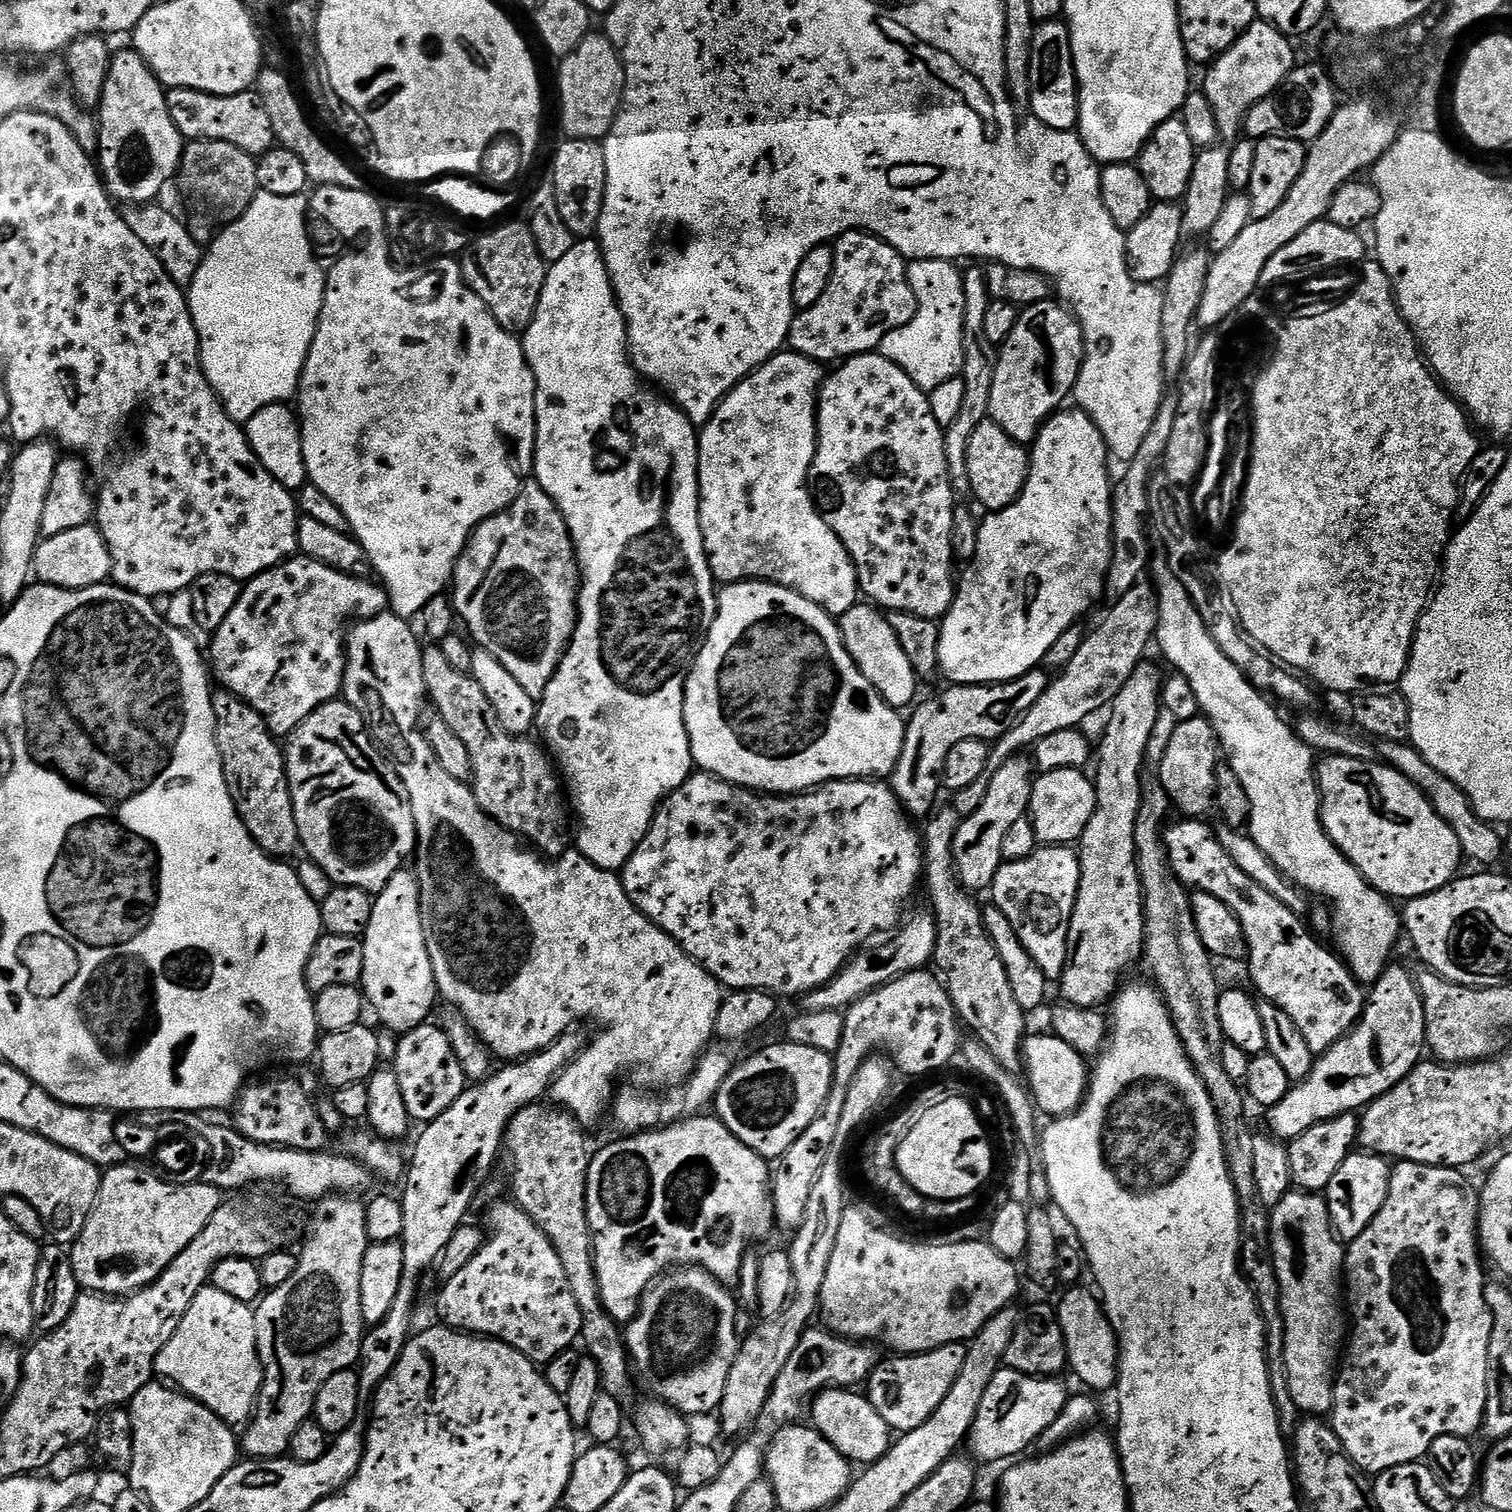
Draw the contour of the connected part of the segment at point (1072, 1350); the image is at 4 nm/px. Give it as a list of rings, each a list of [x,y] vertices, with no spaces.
[[[1072,1286],[1058,1303],[1058,1315],[1062,1334],[1066,1342],[1068,1368],[1088,1388],[1115,1389],[1116,1375],[1120,1372],[1120,1350],[1116,1332],[1112,1328],[1108,1316],[1104,1313],[1104,1305],[1091,1287]]]

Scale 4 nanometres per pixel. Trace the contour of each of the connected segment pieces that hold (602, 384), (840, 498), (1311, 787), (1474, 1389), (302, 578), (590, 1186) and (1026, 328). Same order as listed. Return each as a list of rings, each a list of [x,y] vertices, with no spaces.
[[[584,238],[584,239],[581,239],[581,240],[580,240],[580,241],[579,241],[579,242],[577,242],[577,244],[575,244],[575,246],[574,246],[574,247],[573,247],[573,248],[571,248],[571,250],[569,250],[569,251],[568,251],[568,252],[567,252],[567,253],[566,253],[566,255],[564,255],[564,256],[563,256],[563,257],[562,257],[562,258],[558,258],[558,259],[557,259],[557,260],[554,260],[554,261],[551,261],[551,264],[550,264],[550,267],[549,267],[549,268],[548,268],[548,277],[546,277],[546,279],[544,279],[544,289],[543,289],[543,290],[542,290],[542,294],[541,294],[541,295],[540,295],[540,301],[539,301],[539,302],[538,302],[538,306],[537,306],[537,307],[536,307],[536,317],[535,317],[535,318],[534,318],[534,319],[532,319],[532,321],[531,321],[531,322],[530,322],[530,326],[529,326],[529,327],[528,327],[528,328],[527,328],[527,329],[526,329],[526,330],[525,330],[525,332],[523,332],[523,334],[522,334],[522,343],[523,343],[523,345],[524,345],[524,356],[525,356],[525,358],[526,358],[526,359],[527,359],[527,360],[528,360],[528,365],[529,365],[529,366],[530,366],[530,370],[531,370],[531,371],[532,371],[532,373],[533,373],[533,374],[534,374],[534,378],[535,378],[535,379],[536,379],[536,458],[535,458],[535,461],[534,461],[534,480],[535,480],[535,483],[538,483],[538,484],[540,484],[540,485],[541,485],[541,486],[542,486],[542,490],[546,490],[546,494],[550,494],[550,498],[551,498],[551,499],[552,499],[552,500],[553,500],[553,502],[554,502],[554,503],[556,503],[556,505],[557,505],[557,506],[558,506],[558,510],[559,510],[559,511],[560,511],[560,512],[561,512],[561,513],[562,513],[562,514],[563,514],[563,516],[564,516],[564,521],[565,521],[565,522],[566,522],[566,526],[567,526],[567,527],[568,527],[568,533],[570,533],[570,535],[572,535],[572,543],[573,543],[573,544],[575,544],[575,546],[576,546],[576,563],[577,563],[577,564],[579,564],[579,566],[580,566],[580,579],[581,579],[581,581],[582,581],[582,583],[581,583],[581,586],[580,586],[580,595],[579,595],[579,597],[578,597],[578,615],[577,615],[577,617],[576,617],[576,630],[575,630],[575,632],[573,632],[573,633],[572,633],[572,641],[570,641],[570,642],[569,642],[569,644],[568,644],[568,651],[567,651],[567,652],[565,652],[565,654],[564,654],[564,657],[562,657],[562,658],[561,658],[561,660],[560,660],[560,665],[559,665],[559,666],[558,666],[558,670],[557,670],[557,671],[556,671],[556,673],[555,673],[555,674],[554,674],[554,678],[553,678],[553,679],[552,679],[552,680],[551,680],[551,682],[550,682],[550,683],[549,683],[549,684],[548,684],[548,685],[547,685],[547,686],[546,686],[546,690],[545,690],[545,691],[544,691],[544,697],[542,697],[542,699],[540,699],[540,701],[538,701],[538,732],[541,732],[541,734],[542,734],[542,735],[544,735],[544,740],[545,740],[545,741],[544,741],[544,740],[543,740],[543,743],[544,743],[544,744],[545,744],[545,745],[546,745],[546,748],[547,748],[547,751],[548,751],[548,752],[549,752],[549,753],[550,753],[550,756],[551,756],[551,759],[552,759],[552,760],[553,760],[553,761],[554,761],[554,764],[555,764],[555,767],[556,767],[556,768],[557,768],[557,769],[558,769],[558,772],[559,772],[559,775],[560,775],[560,776],[561,776],[561,777],[562,777],[562,780],[563,780],[563,783],[564,783],[564,784],[565,784],[565,785],[566,785],[566,796],[567,796],[567,799],[568,799],[568,800],[569,800],[569,801],[570,801],[570,804],[571,804],[571,807],[572,807],[572,808],[573,808],[573,809],[574,809],[574,812],[575,812],[575,815],[576,815],[576,812],[577,812],[577,814],[578,814],[578,815],[580,815],[580,828],[579,828],[579,824],[578,824],[578,831],[577,831],[577,832],[576,832],[576,833],[575,833],[575,836],[574,836],[574,844],[575,844],[575,847],[576,847],[576,848],[577,848],[577,849],[578,849],[578,851],[579,851],[579,853],[580,853],[580,855],[581,855],[581,856],[584,856],[584,857],[585,857],[585,858],[586,858],[586,859],[588,859],[588,860],[589,860],[589,861],[590,861],[590,862],[594,862],[594,863],[595,863],[595,864],[596,864],[596,865],[597,865],[597,866],[599,866],[599,867],[600,867],[600,868],[603,868],[603,869],[605,869],[605,870],[620,870],[620,869],[623,869],[623,867],[624,867],[624,865],[625,865],[625,864],[627,864],[627,863],[628,863],[628,860],[629,860],[629,858],[631,858],[631,857],[632,857],[632,855],[633,855],[633,854],[634,854],[634,853],[636,853],[636,848],[637,848],[637,847],[638,847],[638,845],[640,845],[640,843],[642,843],[642,841],[644,841],[644,836],[645,836],[645,835],[646,835],[646,833],[647,833],[647,832],[648,832],[648,828],[649,828],[649,827],[650,827],[650,825],[651,825],[651,824],[652,824],[652,819],[653,819],[653,818],[654,818],[654,817],[656,817],[656,809],[657,809],[657,808],[659,808],[659,807],[660,807],[660,805],[661,805],[661,803],[662,803],[662,801],[663,801],[663,799],[664,799],[664,797],[666,797],[666,796],[671,796],[671,795],[672,795],[672,793],[673,793],[673,792],[675,792],[675,791],[676,791],[676,789],[678,789],[678,788],[680,788],[680,787],[681,787],[681,786],[682,786],[682,785],[684,785],[684,783],[686,783],[686,781],[688,781],[688,778],[689,778],[689,776],[691,776],[691,775],[692,775],[692,773],[693,773],[693,771],[694,771],[694,761],[693,761],[693,758],[692,758],[692,747],[691,747],[691,746],[690,746],[690,742],[689,742],[689,741],[688,741],[688,731],[687,731],[687,730],[686,730],[686,726],[685,726],[685,725],[684,725],[684,687],[685,687],[685,686],[686,686],[686,682],[687,682],[687,681],[688,681],[688,674],[689,674],[689,671],[690,671],[690,665],[691,665],[691,663],[692,663],[692,661],[693,661],[693,660],[695,660],[695,659],[696,659],[696,654],[697,654],[697,652],[699,652],[699,651],[700,651],[700,648],[701,648],[701,646],[703,646],[703,645],[704,645],[704,639],[705,639],[705,638],[706,638],[706,637],[707,637],[707,636],[708,636],[708,631],[709,631],[709,630],[710,630],[710,626],[711,626],[711,625],[712,625],[712,623],[714,623],[714,622],[715,622],[715,620],[716,620],[716,614],[717,614],[717,611],[718,611],[718,584],[717,584],[717,581],[715,581],[715,580],[713,580],[713,578],[712,578],[712,571],[711,571],[711,570],[710,570],[710,566],[709,566],[709,565],[708,565],[708,555],[707,555],[707,554],[706,554],[706,550],[705,550],[705,549],[704,549],[704,539],[703,539],[703,538],[702,538],[702,526],[701,526],[701,525],[700,525],[700,479],[699,479],[699,478],[698,478],[698,466],[699,466],[699,465],[700,465],[700,442],[699,442],[699,439],[698,439],[698,428],[697,428],[697,425],[695,425],[695,424],[693,424],[693,423],[692,423],[692,419],[691,419],[691,418],[689,418],[689,417],[688,417],[688,415],[687,415],[687,414],[686,414],[686,413],[685,413],[685,412],[684,412],[684,411],[682,411],[682,409],[680,409],[680,408],[678,408],[678,407],[676,407],[676,405],[675,405],[675,404],[673,404],[673,403],[672,403],[672,401],[671,401],[671,400],[669,400],[669,399],[667,399],[667,398],[665,398],[665,397],[664,397],[664,396],[663,396],[663,395],[661,395],[661,393],[660,393],[660,392],[659,392],[659,391],[657,391],[657,389],[656,389],[656,388],[655,388],[655,387],[652,387],[652,386],[649,386],[649,385],[648,385],[648,384],[647,384],[647,383],[645,383],[645,381],[644,381],[644,380],[643,380],[643,379],[642,379],[642,377],[641,377],[641,375],[640,375],[640,373],[639,373],[639,372],[637,372],[637,371],[636,371],[636,367],[634,367],[634,365],[632,365],[632,357],[631,357],[631,356],[629,356],[629,354],[628,354],[628,323],[627,323],[627,322],[625,322],[625,321],[624,321],[624,315],[623,315],[623,314],[622,314],[622,310],[621,310],[621,309],[620,309],[620,301],[619,301],[619,300],[617,300],[617,299],[616,299],[616,291],[615,291],[615,290],[614,290],[614,289],[612,289],[612,279],[611,279],[611,278],[610,278],[610,274],[609,274],[609,273],[608,273],[608,267],[607,267],[607,266],[606,266],[606,262],[605,262],[605,261],[604,261],[604,249],[603,249],[603,248],[601,248],[601,247],[600,247],[600,245],[599,245],[599,243],[597,243],[597,241],[596,241],[596,240],[595,240],[595,239],[592,239],[592,238]]]
[[[863,352],[860,356],[850,356],[839,365],[836,373],[829,375],[820,388],[818,407],[816,409],[816,453],[814,462],[810,466],[808,486],[816,501],[816,508],[820,517],[838,534],[842,546],[850,554],[856,567],[856,577],[860,580],[860,591],[877,609],[888,612],[905,612],[921,616],[927,620],[939,621],[950,610],[952,600],[956,597],[957,581],[952,581],[952,531],[954,530],[954,514],[958,507],[957,493],[952,486],[952,479],[948,473],[948,459],[944,445],[945,429],[934,418],[930,410],[928,393],[920,388],[894,362],[876,352]]]
[[[1160,558],[1157,564],[1155,561],[1154,572],[1155,568],[1154,587],[1158,598],[1155,643],[1160,643],[1160,652],[1173,664],[1171,667],[1190,682],[1190,687],[1194,689],[1194,694],[1198,698],[1201,713],[1212,723],[1221,749],[1226,753],[1226,763],[1233,768],[1239,782],[1245,788],[1249,799],[1247,835],[1252,837],[1258,850],[1262,850],[1262,854],[1266,854],[1266,858],[1270,858],[1270,862],[1274,862],[1280,873],[1297,888],[1313,897],[1325,896],[1332,903],[1332,908],[1336,911],[1335,947],[1339,955],[1361,985],[1375,984],[1393,959],[1392,951],[1396,948],[1396,939],[1402,936],[1402,916],[1397,905],[1389,897],[1383,896],[1377,888],[1370,886],[1370,882],[1362,878],[1360,871],[1338,851],[1326,834],[1324,823],[1320,821],[1320,786],[1318,768],[1314,760],[1312,764],[1312,749],[1300,741],[1295,727],[1291,723],[1287,724],[1276,713],[1277,705],[1265,693],[1255,688],[1244,677],[1242,670],[1238,670],[1238,666],[1234,666],[1234,662],[1230,662],[1230,658],[1222,654],[1222,650],[1218,650],[1218,642],[1210,638],[1206,622],[1202,622],[1202,614],[1198,614],[1194,602],[1190,602],[1186,586],[1178,582],[1178,578],[1168,566],[1167,559]]]
[[[1409,1160],[1399,1161],[1392,1168],[1390,1190],[1382,1210],[1374,1222],[1356,1240],[1347,1245],[1344,1257],[1346,1277],[1346,1304],[1350,1309],[1350,1339],[1346,1344],[1346,1355],[1339,1365],[1334,1386],[1334,1402],[1330,1423],[1334,1434],[1342,1442],[1344,1452],[1356,1467],[1365,1474],[1379,1474],[1399,1464],[1414,1464],[1428,1455],[1434,1438],[1439,1436],[1463,1436],[1472,1438],[1481,1431],[1486,1410],[1486,1386],[1488,1385],[1488,1351],[1492,1337],[1492,1315],[1484,1297],[1484,1268],[1480,1265],[1482,1252],[1478,1247],[1478,1225],[1480,1223],[1480,1197],[1472,1189],[1465,1173],[1458,1168],[1435,1168]]]
[[[297,554],[247,581],[234,610],[230,610],[226,622],[222,622],[213,635],[210,668],[215,679],[217,676],[227,691],[254,706],[254,710],[258,710],[268,723],[273,736],[291,737],[292,731],[306,722],[314,710],[341,695],[346,663],[346,629],[353,622],[373,620],[382,611],[381,585],[376,582],[371,584],[362,577],[360,574],[339,572],[329,564]]]
[[[697,1114],[675,1124],[657,1127],[655,1130],[641,1130],[625,1135],[624,1140],[616,1140],[597,1151],[588,1167],[586,1182],[586,1210],[588,1226],[592,1231],[592,1256],[596,1259],[596,1281],[600,1287],[600,1305],[617,1322],[627,1322],[636,1314],[638,1301],[657,1278],[677,1266],[705,1268],[719,1284],[732,1286],[740,1279],[740,1267],[749,1251],[748,1239],[753,1236],[760,1240],[776,1228],[776,1211],[772,1201],[772,1168],[765,1157],[759,1156],[750,1146],[746,1146],[723,1122],[712,1114]]]
[[[1049,298],[1027,305],[1021,311],[1018,326],[1014,326],[1010,338],[999,345],[998,351],[1000,357],[994,370],[994,386],[990,386],[988,419],[1014,438],[1014,442],[1031,446],[1036,443],[1037,434],[1044,429],[1049,418],[1065,407],[1064,399],[1075,393],[1078,374],[1084,365],[1084,331],[1071,308]]]

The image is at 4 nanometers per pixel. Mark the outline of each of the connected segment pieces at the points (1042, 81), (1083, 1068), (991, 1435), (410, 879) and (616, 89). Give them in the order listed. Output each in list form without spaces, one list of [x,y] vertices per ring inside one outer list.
[[[1063,19],[1037,23],[1034,30],[1034,58],[1030,58],[1030,98],[1027,107],[1032,108],[1036,120],[1053,133],[1070,132],[1080,122],[1080,88],[1076,84],[1074,58],[1070,46],[1070,34]]]
[[[1055,1034],[1048,1036],[1025,1035],[1022,1049],[1022,1068],[1028,1071],[1027,1087],[1039,1111],[1048,1118],[1067,1116],[1084,1103],[1090,1083],[1090,1068],[1085,1057],[1079,1056],[1074,1046],[1066,1046]]]
[[[1001,1366],[998,1374],[994,1374],[994,1382],[990,1382],[982,1397],[978,1418],[974,1418],[974,1426],[968,1434],[966,1444],[972,1447],[971,1455],[977,1461],[996,1464],[999,1460],[1011,1461],[1016,1458],[1011,1456],[1026,1451],[1031,1444],[1035,1445],[1040,1435],[1058,1418],[1058,1414],[1062,1414],[1070,1398],[1070,1392],[1060,1382],[1056,1378],[1027,1376],[1013,1368]]]
[[[401,870],[390,878],[390,882],[375,897],[371,924],[363,934],[364,941],[364,978],[362,991],[367,1003],[376,1011],[383,1027],[389,1032],[403,1034],[425,1023],[432,1012],[432,1003],[437,1003],[436,979],[430,954],[428,953],[429,933],[426,931],[426,916],[420,913],[420,884],[409,870]]]
[[[589,31],[578,46],[578,50],[563,57],[560,64],[560,124],[564,127],[563,135],[574,140],[603,141],[620,113],[620,104],[624,100],[624,62],[620,58],[617,45],[599,31]]]

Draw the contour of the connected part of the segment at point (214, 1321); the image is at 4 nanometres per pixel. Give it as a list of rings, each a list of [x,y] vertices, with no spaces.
[[[211,1286],[205,1288],[194,1298],[186,1318],[174,1330],[174,1338],[162,1346],[156,1359],[155,1371],[160,1372],[165,1381],[171,1382],[179,1391],[193,1396],[218,1414],[227,1424],[244,1426],[251,1421],[256,1411],[256,1401],[260,1399],[260,1388],[264,1384],[264,1365],[260,1362],[260,1351],[256,1345],[256,1314],[249,1305],[230,1298],[222,1290]]]

